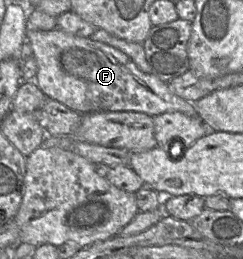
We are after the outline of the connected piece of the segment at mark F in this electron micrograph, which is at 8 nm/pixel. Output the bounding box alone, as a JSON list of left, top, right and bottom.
[26,28,198,117]

